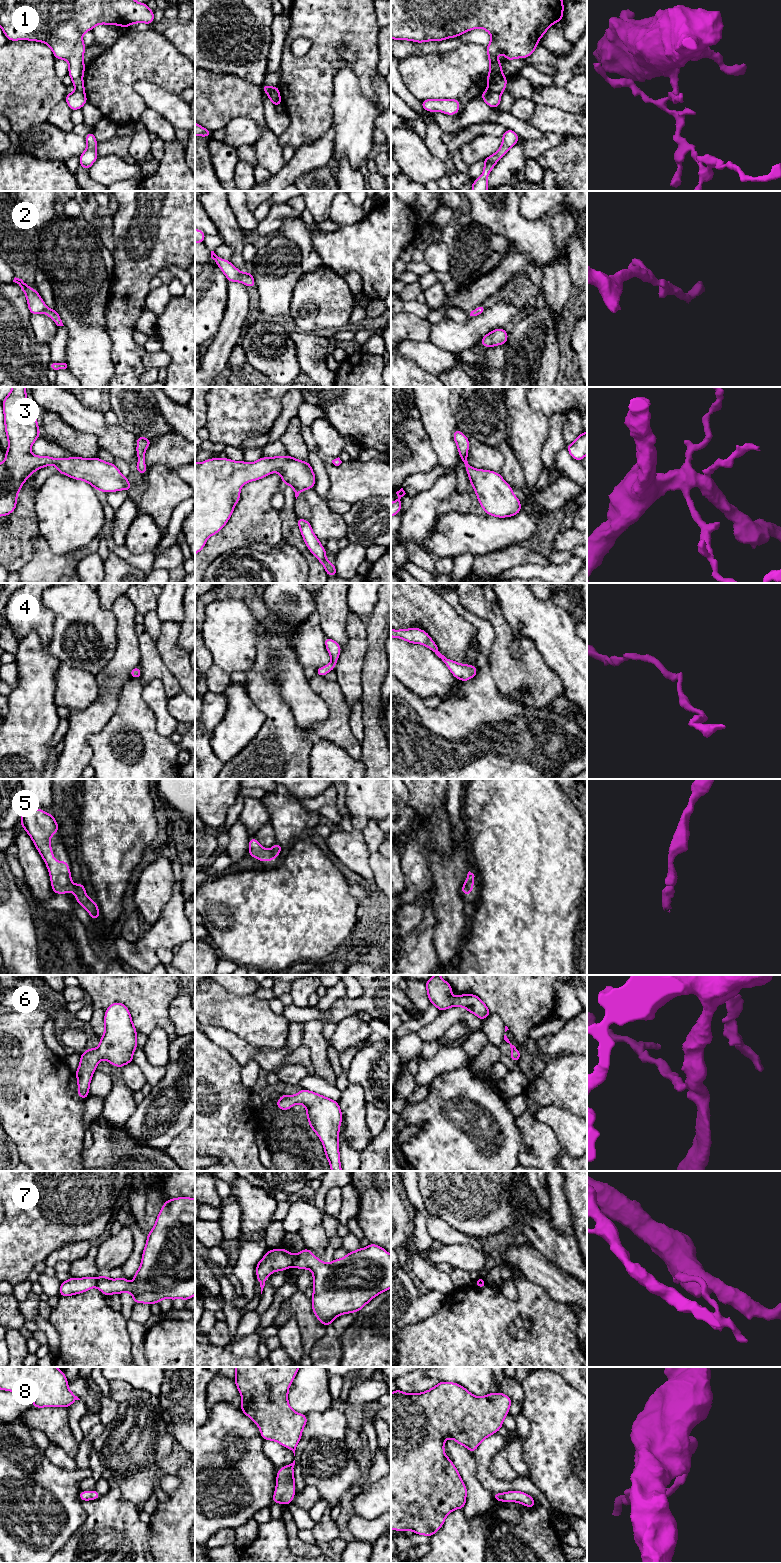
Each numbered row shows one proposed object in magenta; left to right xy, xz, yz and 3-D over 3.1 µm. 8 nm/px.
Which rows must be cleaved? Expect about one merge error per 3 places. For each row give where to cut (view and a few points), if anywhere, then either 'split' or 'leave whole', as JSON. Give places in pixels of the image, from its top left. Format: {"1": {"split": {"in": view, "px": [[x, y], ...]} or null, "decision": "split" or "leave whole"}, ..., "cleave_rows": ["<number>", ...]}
{"1": {"split": {"in": "yz", "px": [[487, 89], [499, 94]]}, "decision": "split"}, "2": {"split": null, "decision": "leave whole"}, "3": {"split": null, "decision": "leave whole"}, "4": {"split": null, "decision": "leave whole"}, "5": {"split": null, "decision": "leave whole"}, "6": {"split": null, "decision": "leave whole"}, "7": {"split": {"in": "xz", "px": [[294, 1255], [292, 1265]]}, "decision": "split"}, "8": {"split": null, "decision": "leave whole"}, "cleave_rows": ["1", "7"]}

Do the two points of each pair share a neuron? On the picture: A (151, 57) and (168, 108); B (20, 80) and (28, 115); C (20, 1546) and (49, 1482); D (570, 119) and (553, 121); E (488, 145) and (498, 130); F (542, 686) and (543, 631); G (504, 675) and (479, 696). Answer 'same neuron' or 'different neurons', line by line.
A: different neurons
B: same neuron
C: same neuron
D: same neuron
E: different neurons
F: different neurons
G: different neurons

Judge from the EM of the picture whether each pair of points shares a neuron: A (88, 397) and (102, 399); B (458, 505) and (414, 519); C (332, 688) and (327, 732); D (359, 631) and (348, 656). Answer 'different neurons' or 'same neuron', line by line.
A: same neuron
B: different neurons
C: same neuron
D: same neuron

